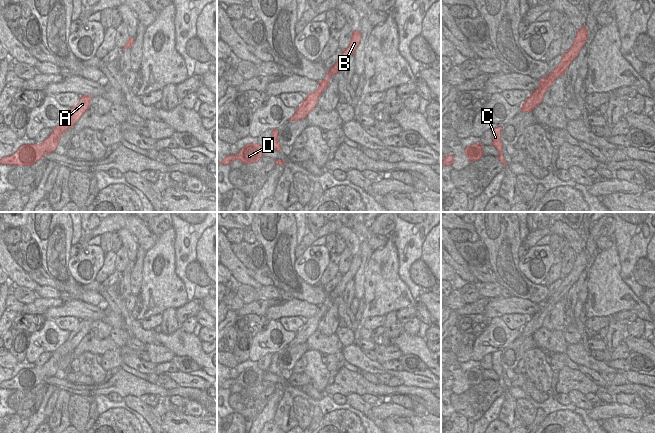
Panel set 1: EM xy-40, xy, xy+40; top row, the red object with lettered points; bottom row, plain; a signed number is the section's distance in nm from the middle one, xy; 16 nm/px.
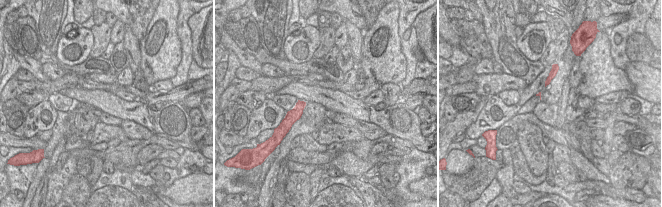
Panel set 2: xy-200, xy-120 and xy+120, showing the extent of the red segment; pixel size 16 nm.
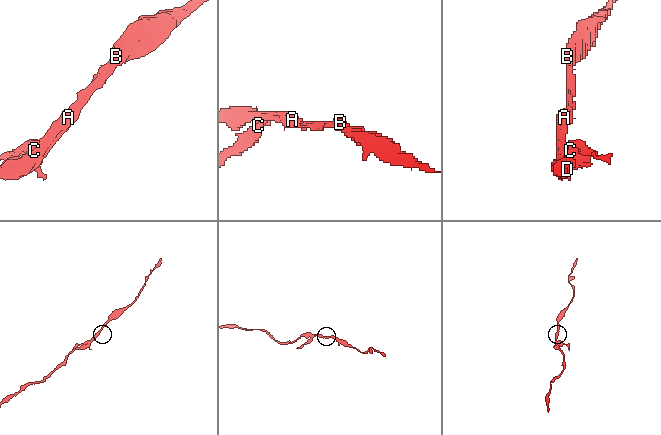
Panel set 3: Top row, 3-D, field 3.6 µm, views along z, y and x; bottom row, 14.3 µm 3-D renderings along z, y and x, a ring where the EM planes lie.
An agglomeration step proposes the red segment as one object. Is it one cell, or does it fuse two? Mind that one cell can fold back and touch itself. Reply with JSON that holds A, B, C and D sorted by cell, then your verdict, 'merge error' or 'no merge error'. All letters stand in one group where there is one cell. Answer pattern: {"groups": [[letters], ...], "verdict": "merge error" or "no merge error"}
{"groups": [["A", "B", "D"], ["C"]], "verdict": "merge error"}

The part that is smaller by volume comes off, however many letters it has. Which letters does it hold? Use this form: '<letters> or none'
C

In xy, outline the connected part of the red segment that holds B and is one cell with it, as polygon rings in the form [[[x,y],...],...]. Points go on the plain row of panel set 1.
[[[360,254],[354,255],[352,257],[351,265],[349,270],[342,275],[341,281],[337,284],[337,286],[327,295],[327,301],[321,305],[317,305],[319,307],[318,312],[308,319],[303,324],[298,332],[296,332],[295,338],[289,343],[289,345],[298,345],[305,343],[310,335],[312,335],[318,327],[318,323],[321,318],[328,311],[331,301],[339,296],[343,295],[345,287],[347,283],[354,279],[355,274],[357,273],[359,267],[361,265],[361,256]]]

